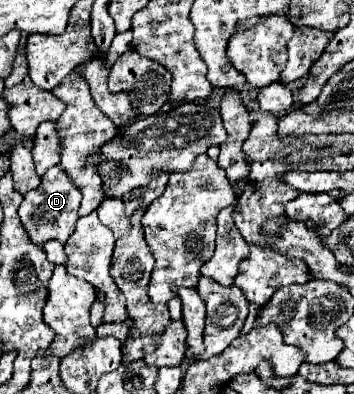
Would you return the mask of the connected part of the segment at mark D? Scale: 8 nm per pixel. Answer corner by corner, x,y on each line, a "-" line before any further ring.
54,166
42,176
40,188
24,194
24,200
18,208
18,216
34,244
40,246
48,240
58,240
64,244
70,238
70,234
74,232
80,200
82,200
82,196
80,196
80,190
74,186
74,182
58,166

